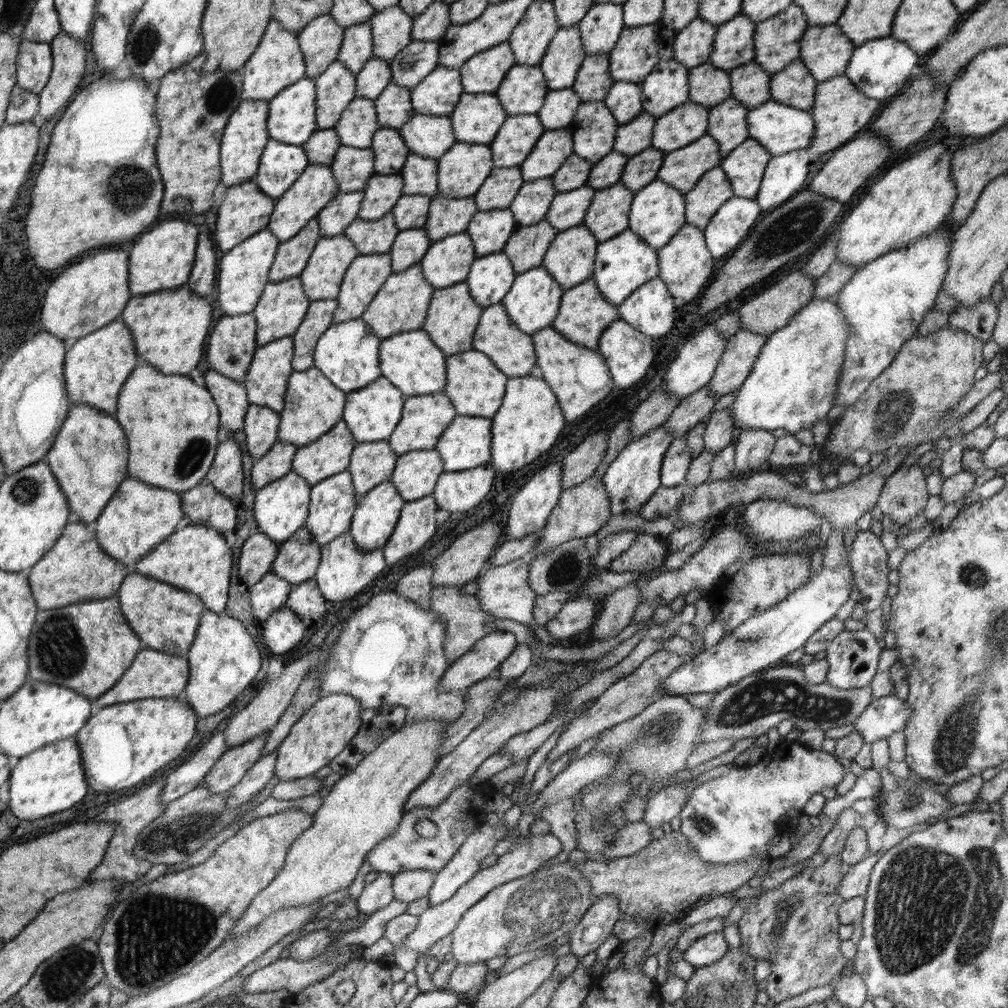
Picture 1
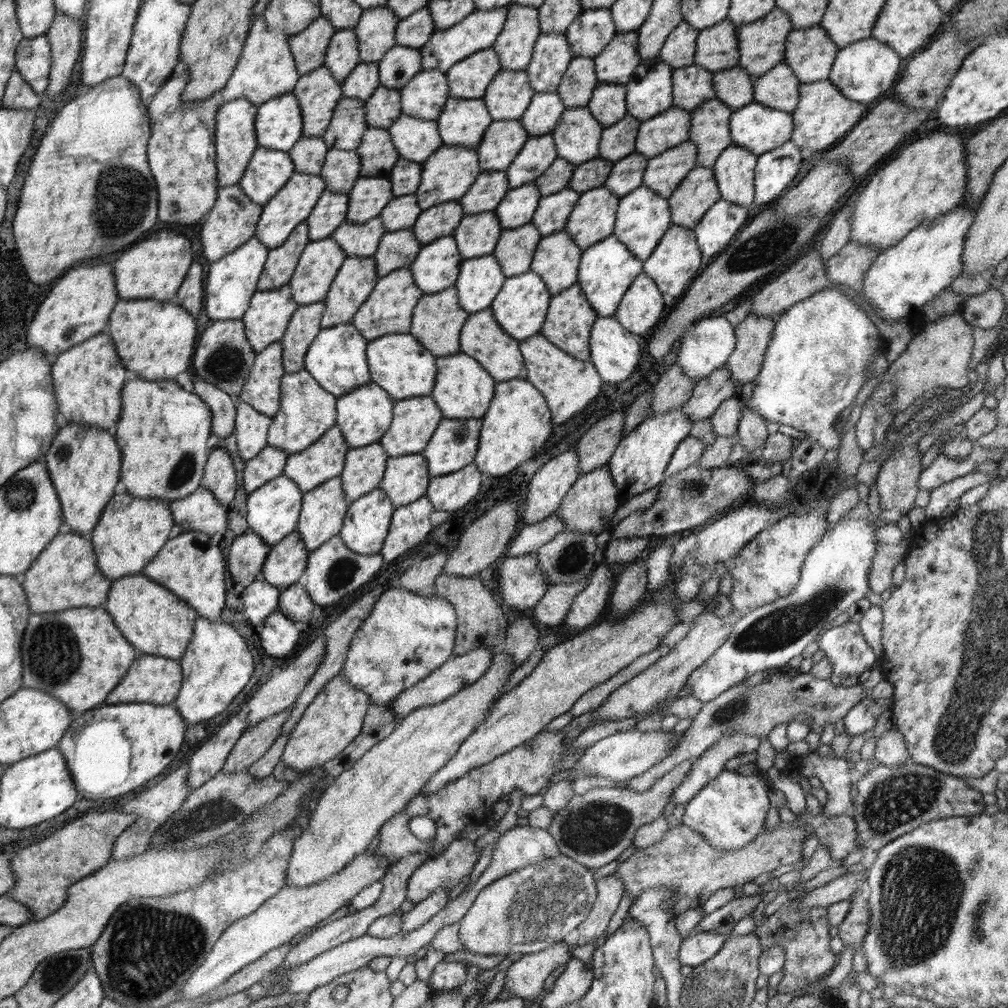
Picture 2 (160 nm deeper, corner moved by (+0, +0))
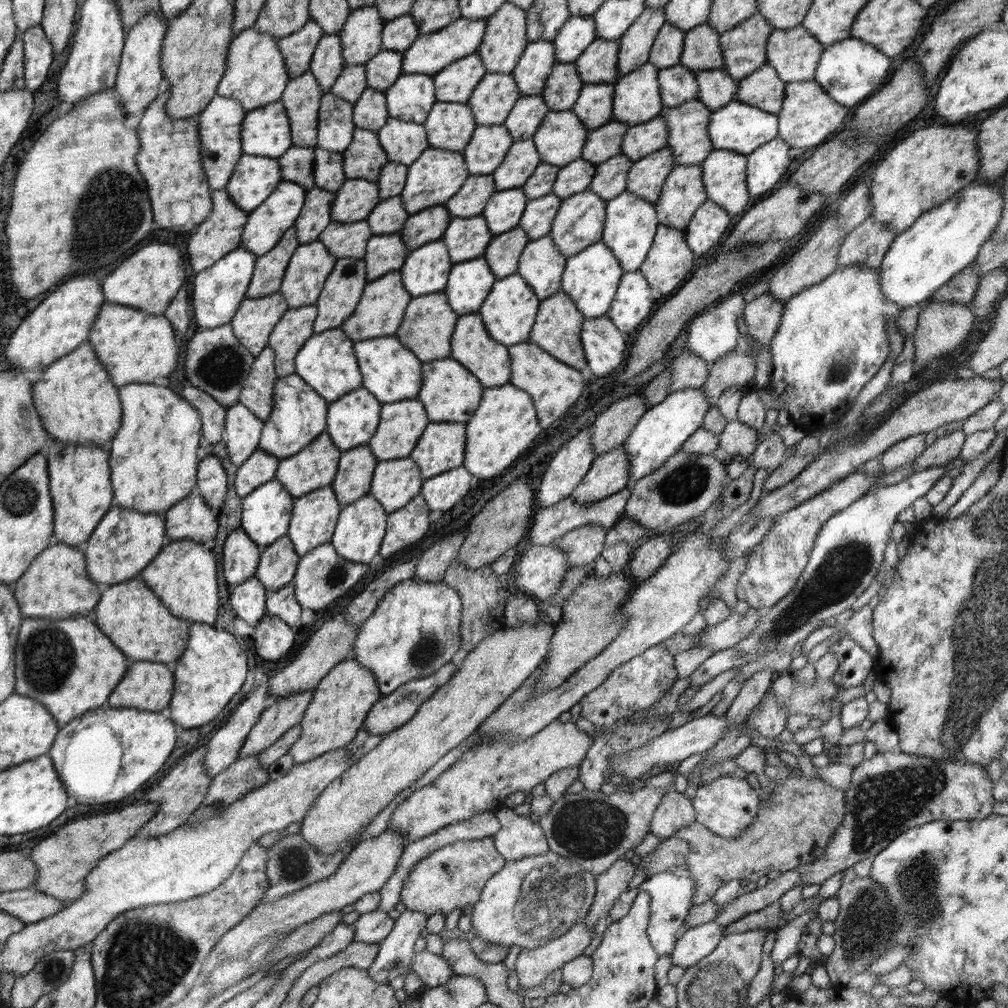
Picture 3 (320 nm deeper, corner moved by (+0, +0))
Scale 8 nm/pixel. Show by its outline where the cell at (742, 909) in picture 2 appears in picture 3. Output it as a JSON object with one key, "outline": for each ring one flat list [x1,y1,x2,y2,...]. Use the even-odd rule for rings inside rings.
{"outline":[[902,751,898,753,877,752,870,760,864,759,858,766,853,767,850,788,844,792,846,816,844,816,844,822,838,826,832,842,826,845,826,852,810,865,798,866,794,870,784,872,775,880,769,880,764,887,758,887,748,893,743,892,730,904,721,907,716,918,714,918,714,922,722,929,728,928,730,924,738,922,745,914,756,912,778,901,783,894,794,888,796,884,822,885,825,880,836,873,853,868,856,863,866,858,876,857,900,834,905,834,908,830,919,825,926,825,928,822,935,821,980,821,986,819,990,814,993,814,992,806,996,802,993,798,993,787,994,784,986,772,986,768,979,764,963,760,939,761]]}

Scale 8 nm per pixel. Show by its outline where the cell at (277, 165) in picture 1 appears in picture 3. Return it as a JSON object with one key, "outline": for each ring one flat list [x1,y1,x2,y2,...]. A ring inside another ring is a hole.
{"outline":[[243,154,225,189,238,208,251,213,282,180,276,158]]}

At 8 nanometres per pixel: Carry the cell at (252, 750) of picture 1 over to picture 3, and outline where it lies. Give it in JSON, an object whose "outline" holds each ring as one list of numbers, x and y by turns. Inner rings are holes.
{"outline":[[315,689,302,691,271,701,248,733,239,758,258,756,266,747,272,746,289,728,303,719,306,707]]}

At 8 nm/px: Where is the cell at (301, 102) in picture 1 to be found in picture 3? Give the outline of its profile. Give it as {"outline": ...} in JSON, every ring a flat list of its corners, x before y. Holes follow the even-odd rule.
{"outline":[[282,101,246,113,240,136,243,154,281,157,293,145,290,121]]}

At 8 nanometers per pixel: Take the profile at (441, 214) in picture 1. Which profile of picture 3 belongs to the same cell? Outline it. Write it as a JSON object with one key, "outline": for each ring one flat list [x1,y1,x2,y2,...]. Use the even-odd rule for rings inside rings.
{"outline":[[445,205,431,206,408,215,398,232,410,252,427,242,440,239,451,218]]}

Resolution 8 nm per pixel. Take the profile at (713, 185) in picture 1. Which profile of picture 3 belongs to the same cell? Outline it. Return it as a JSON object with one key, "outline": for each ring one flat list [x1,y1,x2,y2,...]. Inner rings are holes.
{"outline":[[700,165,674,167,654,203,659,224,685,230,696,209,708,199]]}

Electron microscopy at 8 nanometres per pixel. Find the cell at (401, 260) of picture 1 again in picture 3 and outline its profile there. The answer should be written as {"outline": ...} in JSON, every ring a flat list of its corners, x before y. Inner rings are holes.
{"outline":[[398,231,386,235,372,235,363,256,367,282,376,280,390,271,399,270,408,253]]}

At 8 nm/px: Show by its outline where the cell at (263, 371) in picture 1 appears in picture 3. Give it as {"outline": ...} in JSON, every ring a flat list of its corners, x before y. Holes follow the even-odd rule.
{"outline":[[266,346,257,354,248,379,239,392,240,402,264,423,273,409,273,387,278,380,274,361,274,351]]}

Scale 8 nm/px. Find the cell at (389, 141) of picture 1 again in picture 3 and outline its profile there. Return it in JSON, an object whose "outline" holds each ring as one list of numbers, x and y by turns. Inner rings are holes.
{"outline":[[356,127,350,146,342,153,347,179,363,178,377,182,380,171,390,160,380,146,376,131]]}

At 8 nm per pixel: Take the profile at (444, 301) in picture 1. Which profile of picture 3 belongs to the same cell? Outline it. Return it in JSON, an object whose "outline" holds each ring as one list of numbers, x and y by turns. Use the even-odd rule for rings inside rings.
{"outline":[[444,291,411,297,406,314,402,320,402,326,394,336,398,341,410,349,416,358,422,363,432,362,437,359,450,358,452,350,452,334,459,316,448,305]]}

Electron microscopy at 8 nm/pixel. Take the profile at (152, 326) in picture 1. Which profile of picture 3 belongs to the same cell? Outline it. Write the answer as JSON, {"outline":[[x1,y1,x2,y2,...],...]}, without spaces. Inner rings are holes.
{"outline":[[104,302,100,314,96,316,87,342,94,347,98,360,106,367,110,381,118,389,131,383,153,384,155,378,168,377,177,368,181,345,176,339,176,330,163,315,150,315,148,312,108,302]]}

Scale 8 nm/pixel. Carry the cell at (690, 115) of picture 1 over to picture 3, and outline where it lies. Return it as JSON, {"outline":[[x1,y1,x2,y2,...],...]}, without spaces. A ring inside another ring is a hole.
{"outline":[[663,116,631,126,622,139,622,154,633,162,667,146,668,127]]}

